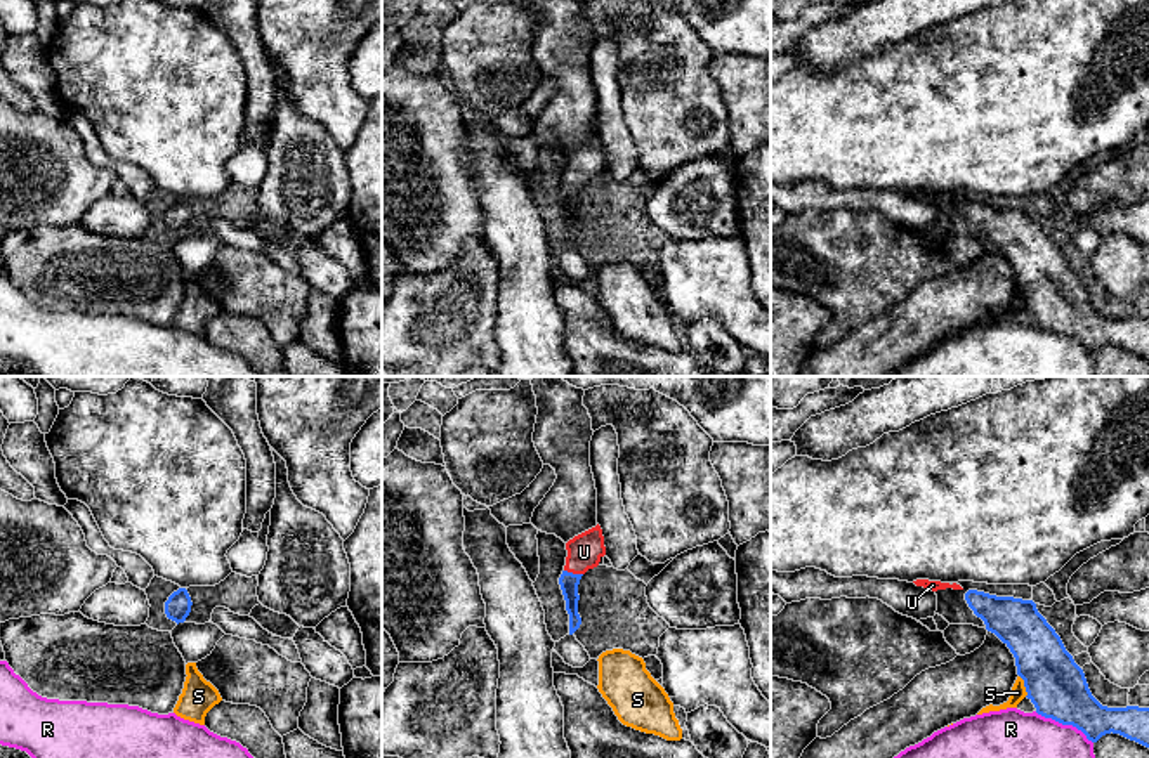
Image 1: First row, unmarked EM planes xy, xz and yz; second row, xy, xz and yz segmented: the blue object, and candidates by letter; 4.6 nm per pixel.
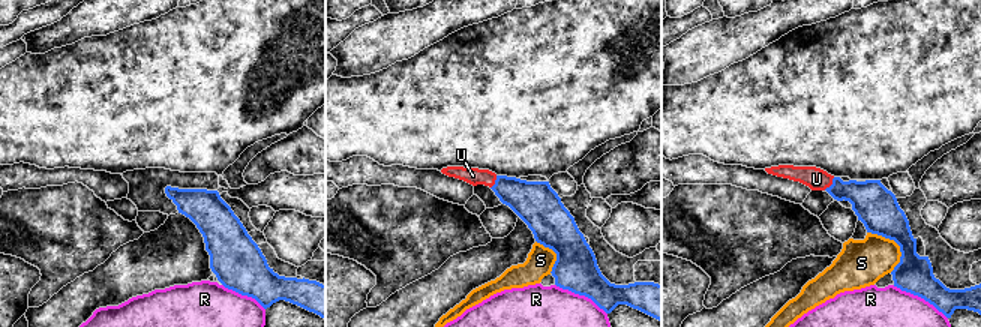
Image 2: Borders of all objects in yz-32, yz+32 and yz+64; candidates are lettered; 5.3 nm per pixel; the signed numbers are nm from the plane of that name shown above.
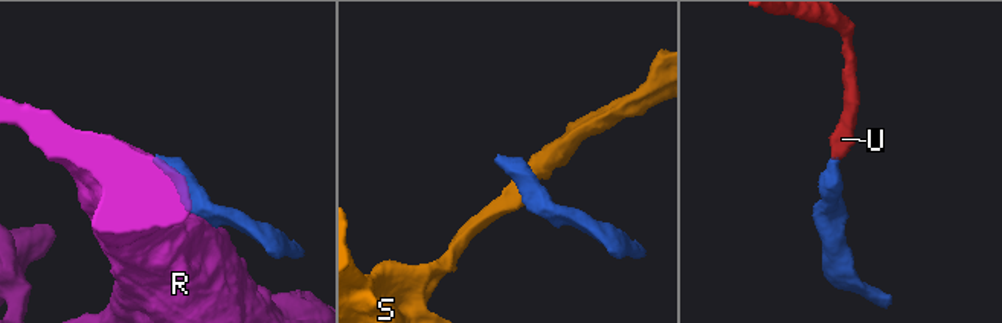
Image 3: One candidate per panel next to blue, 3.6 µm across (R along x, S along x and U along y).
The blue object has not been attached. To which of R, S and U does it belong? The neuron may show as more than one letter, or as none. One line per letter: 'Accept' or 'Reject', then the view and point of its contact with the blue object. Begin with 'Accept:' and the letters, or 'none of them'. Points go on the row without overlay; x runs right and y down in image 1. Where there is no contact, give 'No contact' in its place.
Accept: U
R: Reject. Touches blue at yz (1064, 335)
S: Reject. Touches blue at yz (1024, 297)
U: Accept. Touches blue at xz (571, 184)

